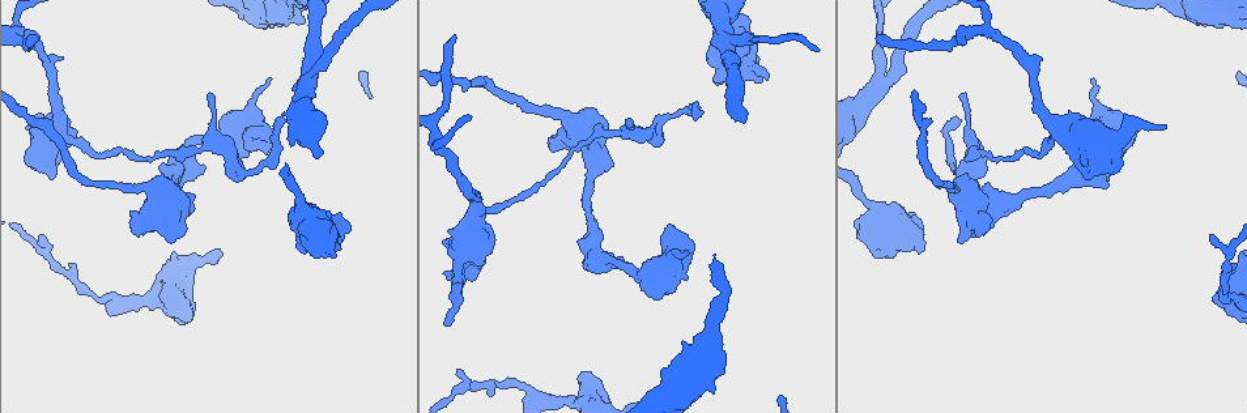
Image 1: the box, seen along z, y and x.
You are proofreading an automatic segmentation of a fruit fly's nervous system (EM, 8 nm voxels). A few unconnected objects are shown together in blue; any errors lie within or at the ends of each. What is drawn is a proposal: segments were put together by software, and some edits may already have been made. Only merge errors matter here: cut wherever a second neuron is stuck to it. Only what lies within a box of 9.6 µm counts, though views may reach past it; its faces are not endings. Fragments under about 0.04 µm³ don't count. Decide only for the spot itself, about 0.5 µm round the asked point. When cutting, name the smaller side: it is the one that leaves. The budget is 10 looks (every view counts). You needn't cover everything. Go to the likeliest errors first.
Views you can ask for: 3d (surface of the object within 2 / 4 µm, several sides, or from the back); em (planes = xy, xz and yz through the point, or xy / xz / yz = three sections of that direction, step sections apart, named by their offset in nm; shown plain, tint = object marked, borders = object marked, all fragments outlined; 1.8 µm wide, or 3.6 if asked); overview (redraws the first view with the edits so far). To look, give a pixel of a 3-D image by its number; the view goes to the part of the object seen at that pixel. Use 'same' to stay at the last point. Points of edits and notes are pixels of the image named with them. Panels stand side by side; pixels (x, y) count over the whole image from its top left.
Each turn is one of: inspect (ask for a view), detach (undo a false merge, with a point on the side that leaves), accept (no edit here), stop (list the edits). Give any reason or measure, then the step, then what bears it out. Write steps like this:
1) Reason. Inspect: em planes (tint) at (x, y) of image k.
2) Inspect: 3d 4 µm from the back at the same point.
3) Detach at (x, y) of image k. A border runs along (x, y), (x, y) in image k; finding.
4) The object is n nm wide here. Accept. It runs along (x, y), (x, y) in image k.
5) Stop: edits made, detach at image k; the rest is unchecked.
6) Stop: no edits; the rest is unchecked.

Arms part here. Inspect: em xy step 4 (tint) at (890, 76) of image 1.

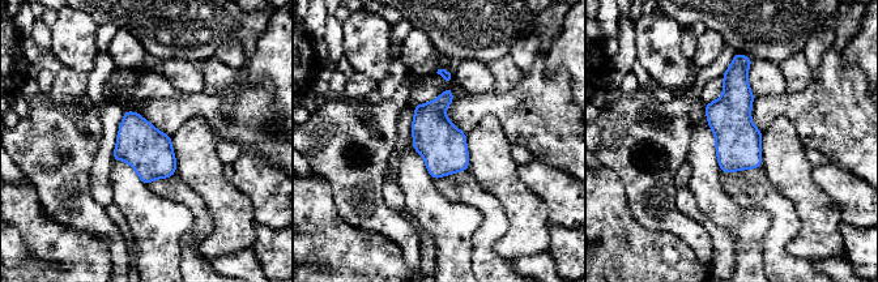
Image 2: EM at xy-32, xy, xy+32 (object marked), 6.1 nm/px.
Another direction. Inspect: em planes (tint) at the same point.

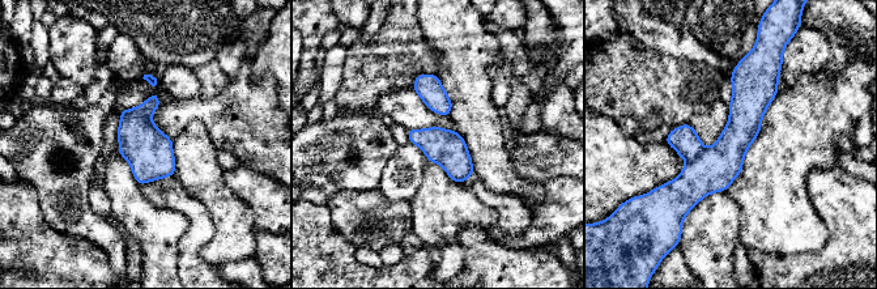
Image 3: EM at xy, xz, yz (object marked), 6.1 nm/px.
Detach at (684, 139) of image 3. A border runs along (703, 147), (686, 164) in image 3; two neurons meet here.

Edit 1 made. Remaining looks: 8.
Thick turns thin. Inspect: 3d 2 µm at (1025, 193) of image 1.

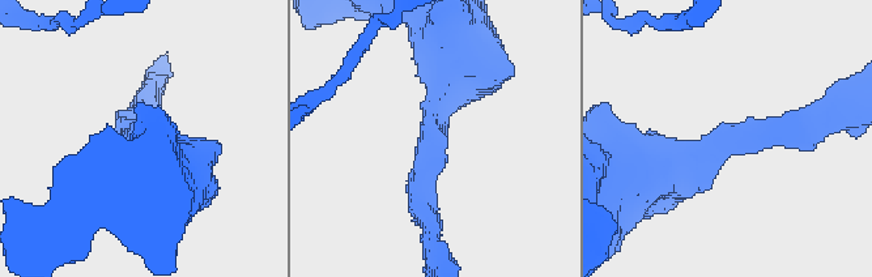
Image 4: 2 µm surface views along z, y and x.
The arms are 190, 500 nm wide. Inspect: em yz step 8 (tint) at (428, 133) of image 4.

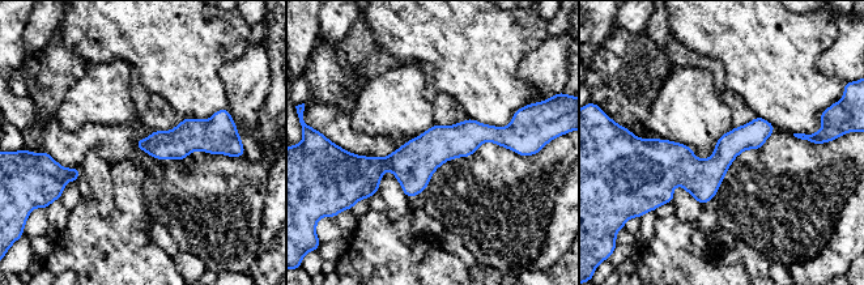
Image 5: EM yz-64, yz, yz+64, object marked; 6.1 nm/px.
Accept. It runs along (511, 140), (356, 161) in image 5; all the same neuron.

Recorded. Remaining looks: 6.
See it whole again. Inspect: overview.

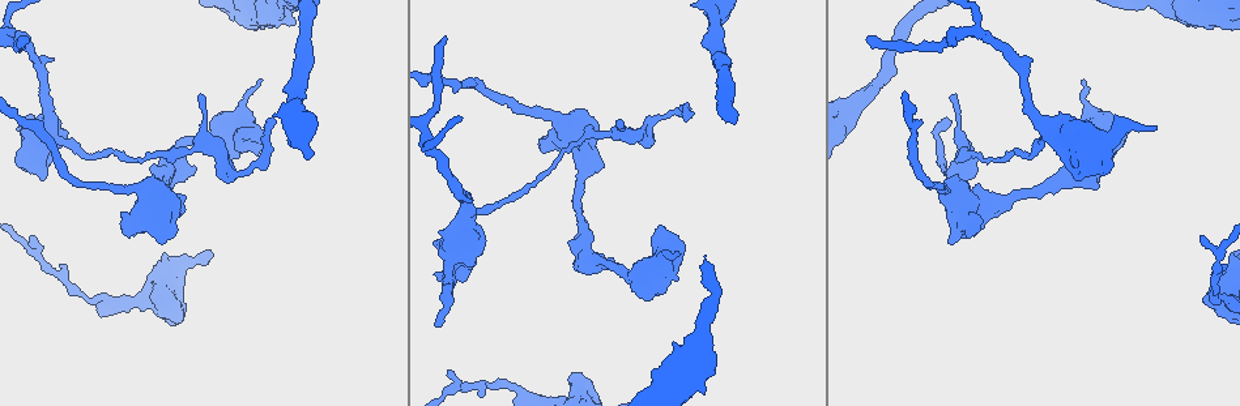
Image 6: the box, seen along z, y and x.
Thick turns thin. Inspect: 3d 4 µm at (1092, 131) of image 6.

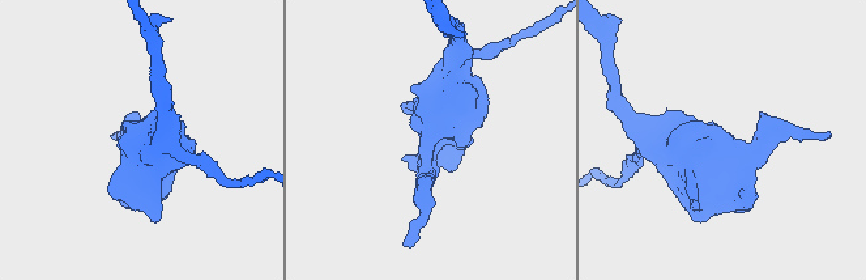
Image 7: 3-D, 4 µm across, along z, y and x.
Inspect: em planes (tint) at (430, 139) of image 7.

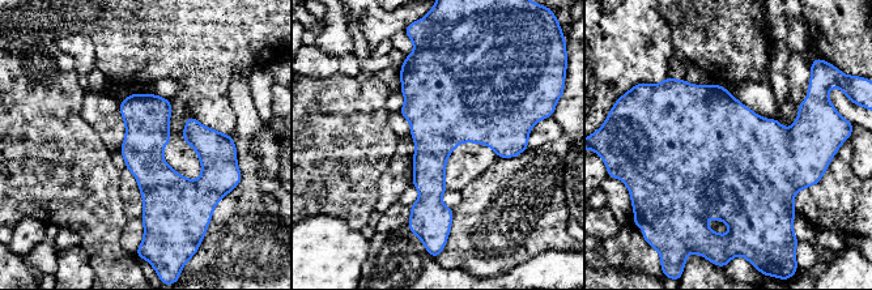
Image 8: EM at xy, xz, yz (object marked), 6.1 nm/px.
The object is 280 nm wide here. Accept. One neuron here.

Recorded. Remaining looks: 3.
Stop: edits made, detach at image 3; the rest is unchecked.

